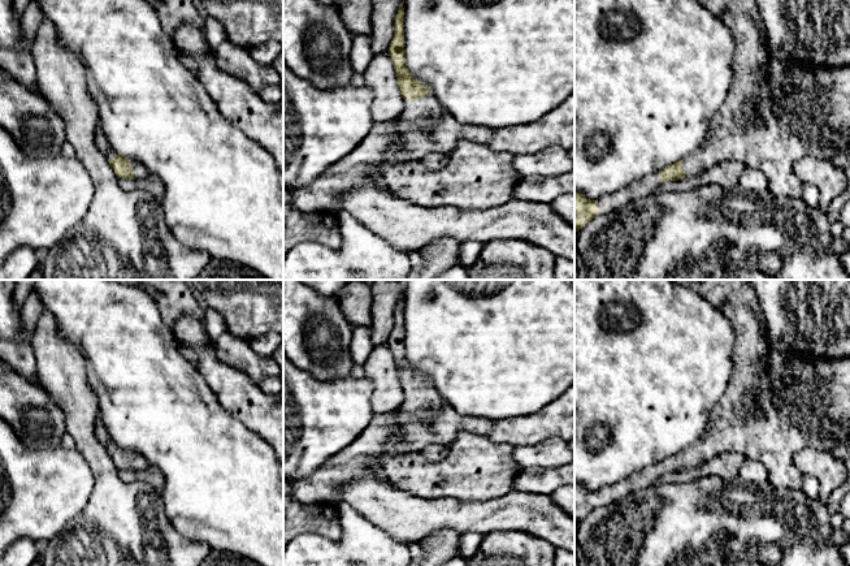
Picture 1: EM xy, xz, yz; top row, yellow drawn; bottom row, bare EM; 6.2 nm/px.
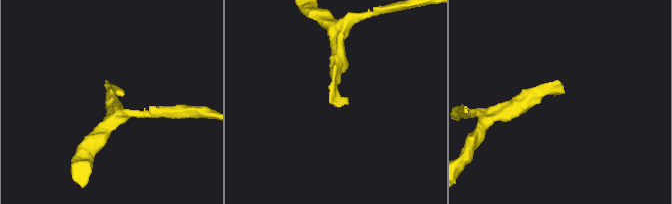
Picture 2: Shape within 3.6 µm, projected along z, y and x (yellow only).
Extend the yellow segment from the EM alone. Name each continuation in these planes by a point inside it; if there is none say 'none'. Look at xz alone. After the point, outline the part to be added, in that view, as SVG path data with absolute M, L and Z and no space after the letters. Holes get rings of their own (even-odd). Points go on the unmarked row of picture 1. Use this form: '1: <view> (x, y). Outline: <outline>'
1: xz (426, 404). Outline: M428 384L420 392L404 392L404 401L396 410L400 415L431 419L439 415L442 402L434 385Z

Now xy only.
1: xy (141, 463). Outline: M130 450L130 454L131 454L131 459L134 462L135 471L143 471L143 470L148 468L149 465L143 455L140 455L139 453L133 451L133 450Z

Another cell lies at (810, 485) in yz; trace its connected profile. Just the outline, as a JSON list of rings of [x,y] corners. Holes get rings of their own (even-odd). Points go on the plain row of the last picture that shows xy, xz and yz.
[[[802,475],[802,491],[812,498],[819,497],[819,481],[818,479],[807,475]]]

